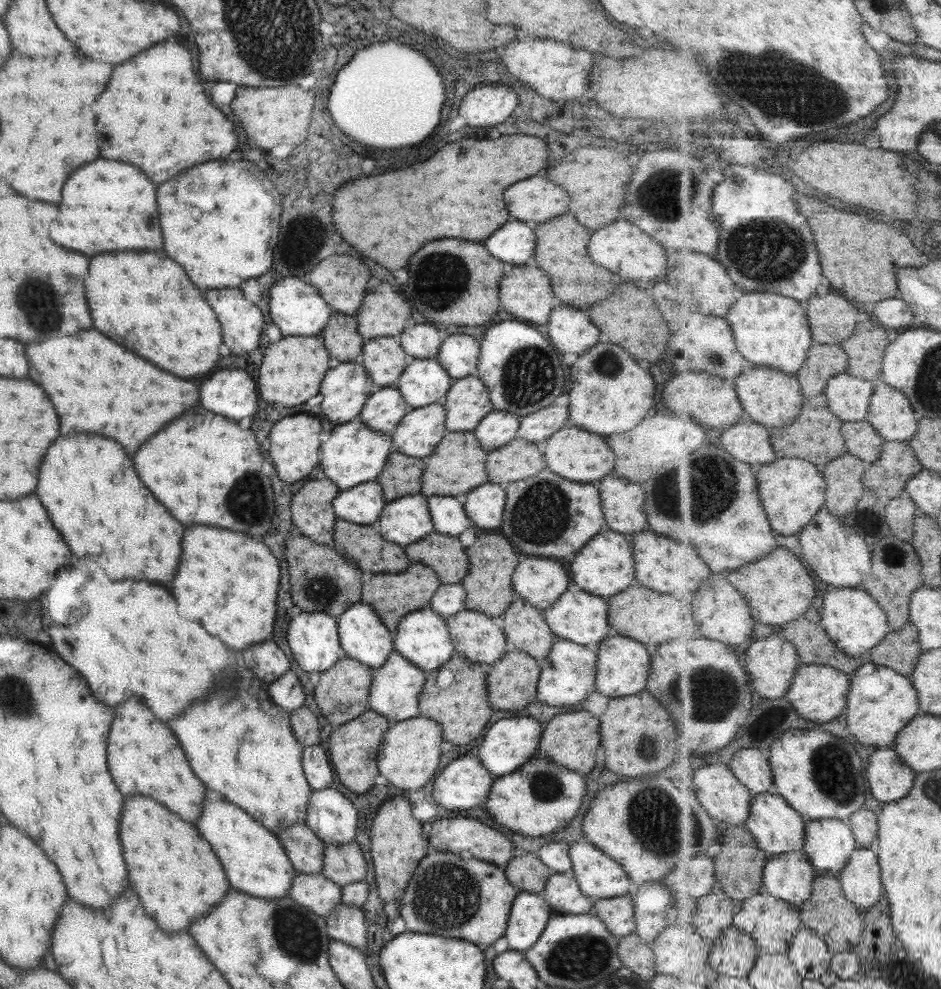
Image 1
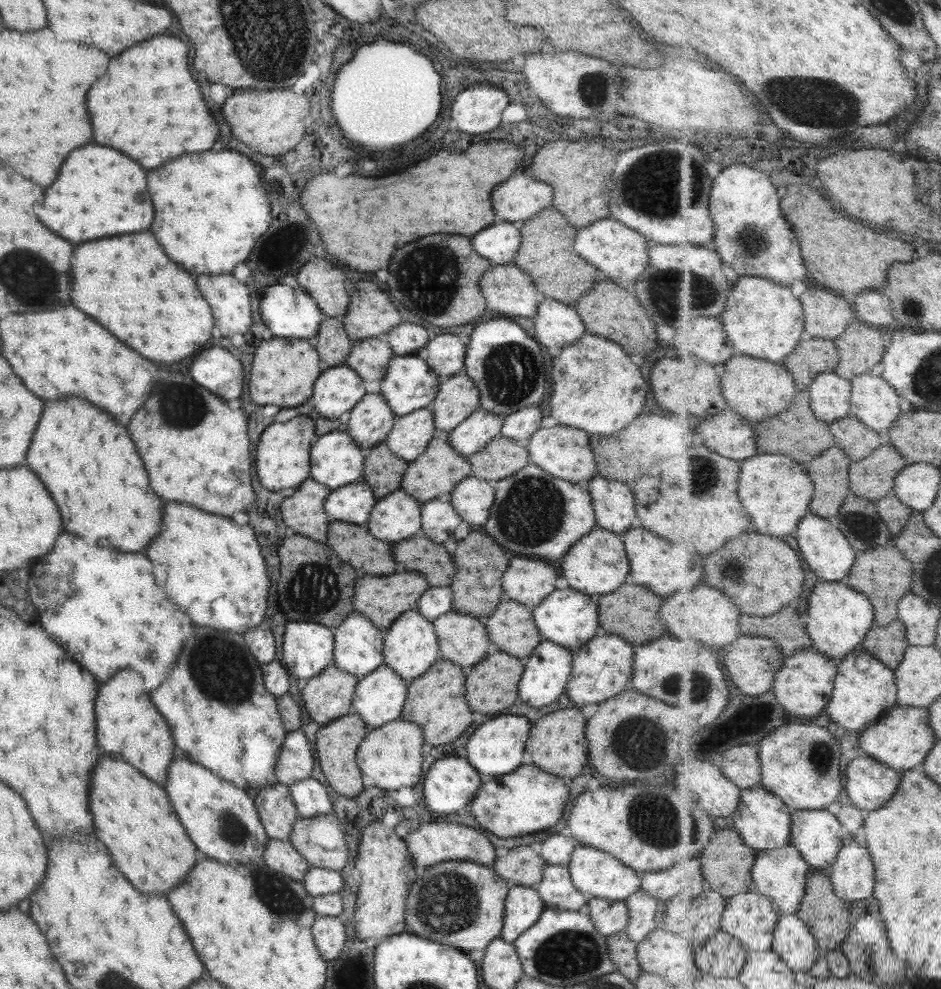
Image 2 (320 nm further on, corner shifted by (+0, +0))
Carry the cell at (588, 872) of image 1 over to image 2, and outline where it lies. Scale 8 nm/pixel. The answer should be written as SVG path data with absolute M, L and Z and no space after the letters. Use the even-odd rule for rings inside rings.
M578 845L573 849L567 868L572 885L588 898L623 901L640 888L639 875L634 870L623 866L610 854L589 846Z

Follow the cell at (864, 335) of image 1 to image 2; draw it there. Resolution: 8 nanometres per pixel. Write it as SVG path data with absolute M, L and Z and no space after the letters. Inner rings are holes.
M855 318L846 333L834 339L841 357L836 369L838 375L851 380L860 374L870 373L873 366L882 363L887 351L883 346L885 338L875 328Z

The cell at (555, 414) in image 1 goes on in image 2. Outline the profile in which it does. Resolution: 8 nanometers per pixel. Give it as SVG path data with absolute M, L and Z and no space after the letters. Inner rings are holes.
M537 405L526 406L503 417L499 435L515 442L529 440L539 428L541 418L541 411Z

